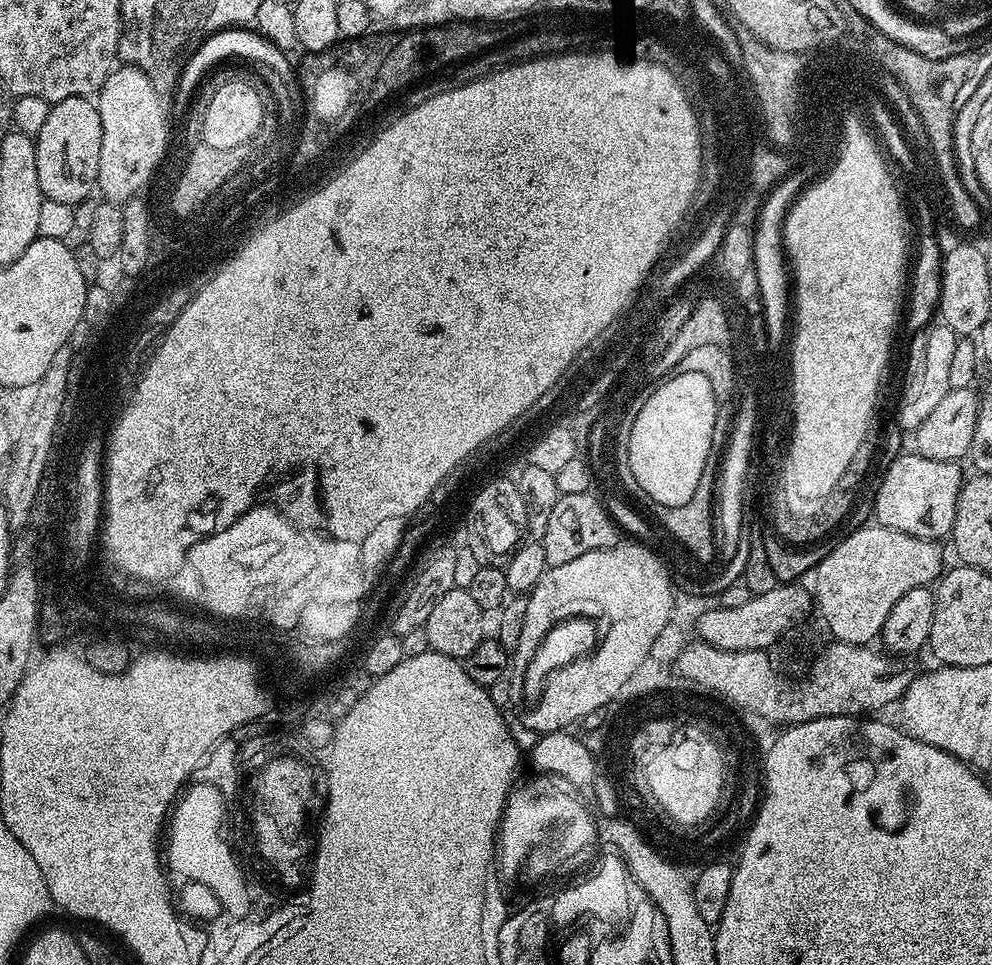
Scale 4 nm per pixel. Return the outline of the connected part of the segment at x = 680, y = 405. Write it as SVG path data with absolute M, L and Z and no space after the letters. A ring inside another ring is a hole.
M698 373L681 374L659 384L638 411L629 436L629 466L638 486L642 486L655 502L663 506L682 506L690 502L698 487L698 478L702 478L709 467L708 455L714 452L709 418L715 415L714 389L710 387L706 374ZM663 412L668 416L660 417ZM675 412L680 416L700 417L693 422L689 432L683 432L676 428L676 420L672 417Z

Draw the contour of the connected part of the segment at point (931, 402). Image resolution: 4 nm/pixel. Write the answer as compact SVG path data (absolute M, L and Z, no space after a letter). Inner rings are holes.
M933 322L928 326L932 330L928 331L928 336L920 336L920 340L912 336L907 341L906 356L912 360L912 368L903 365L908 371L908 392L905 392L903 404L894 412L895 421L904 434L915 433L916 428L930 418L934 406L938 406L938 402L942 402L950 390L950 365L958 337L954 330L950 330L950 326L942 322Z

